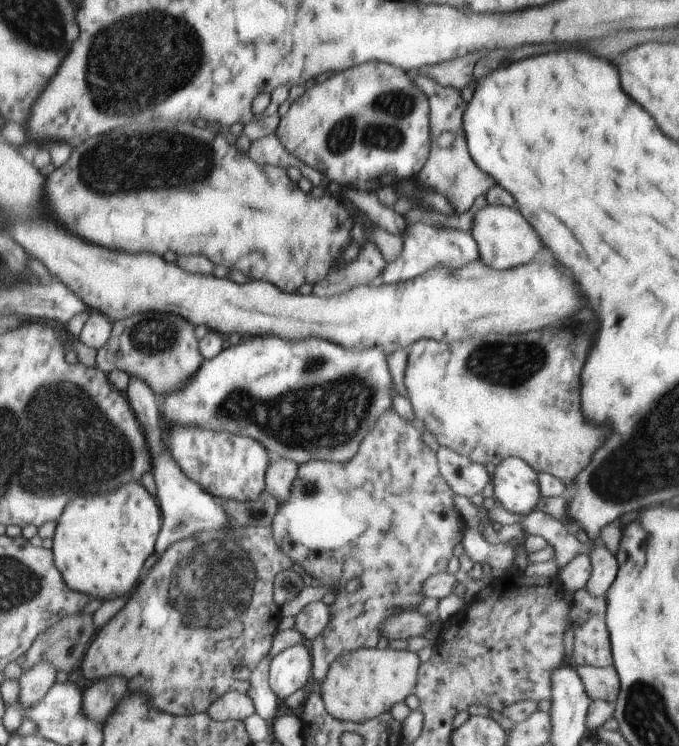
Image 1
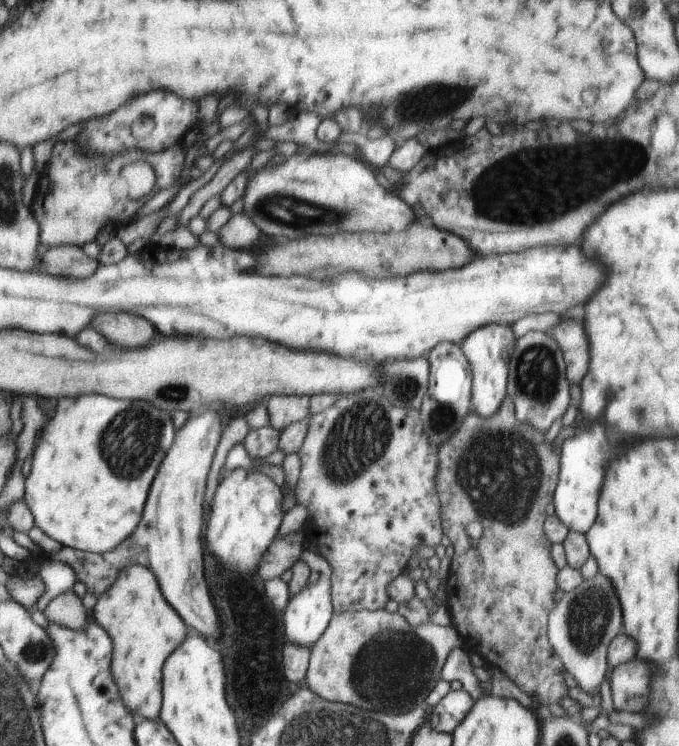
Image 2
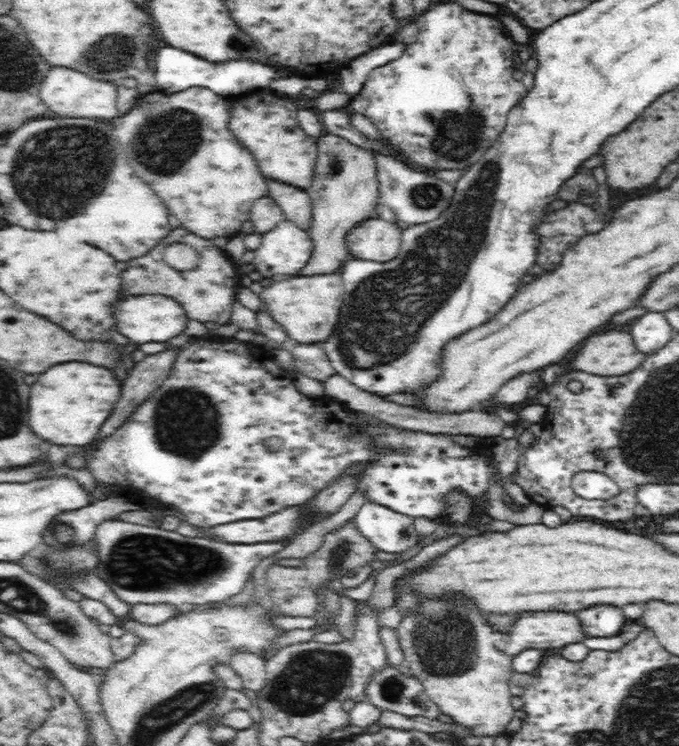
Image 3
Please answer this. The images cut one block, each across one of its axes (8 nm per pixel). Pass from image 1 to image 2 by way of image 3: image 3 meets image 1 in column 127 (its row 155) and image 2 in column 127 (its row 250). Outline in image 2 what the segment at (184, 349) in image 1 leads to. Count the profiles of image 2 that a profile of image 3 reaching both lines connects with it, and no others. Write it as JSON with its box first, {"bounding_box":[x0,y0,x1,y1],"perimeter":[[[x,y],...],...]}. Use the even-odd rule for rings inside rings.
{"bounding_box":[92,314,154,348],"perimeter":[[[98,314],[98,318],[94,318],[92,326],[96,330],[102,330],[102,334],[106,334],[106,338],[110,338],[110,342],[120,344],[124,348],[140,348],[146,346],[146,342],[150,342],[150,338],[154,336],[154,326],[134,314]]]}

